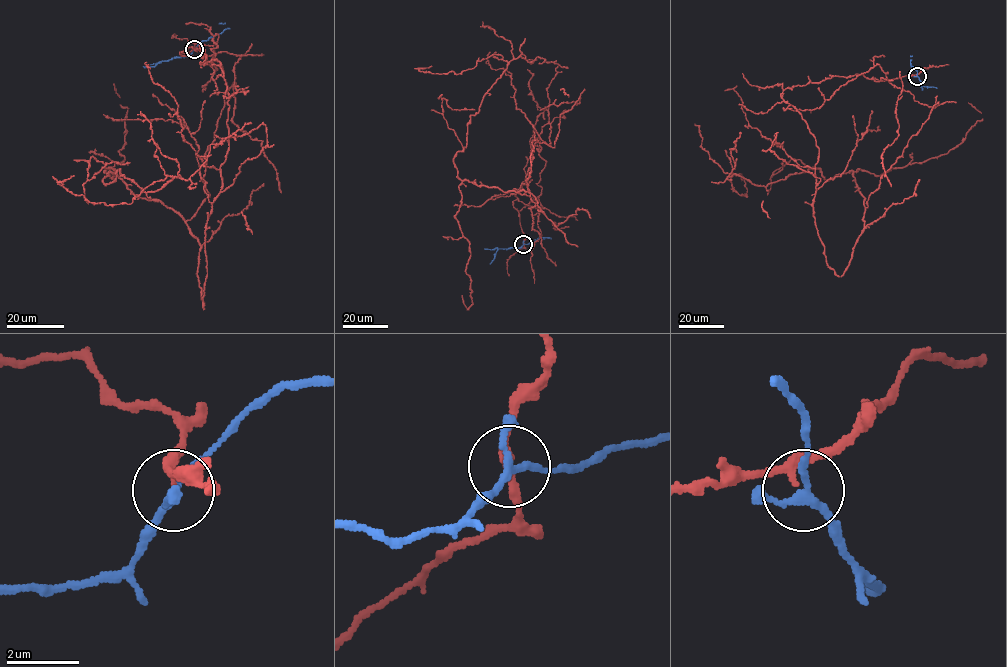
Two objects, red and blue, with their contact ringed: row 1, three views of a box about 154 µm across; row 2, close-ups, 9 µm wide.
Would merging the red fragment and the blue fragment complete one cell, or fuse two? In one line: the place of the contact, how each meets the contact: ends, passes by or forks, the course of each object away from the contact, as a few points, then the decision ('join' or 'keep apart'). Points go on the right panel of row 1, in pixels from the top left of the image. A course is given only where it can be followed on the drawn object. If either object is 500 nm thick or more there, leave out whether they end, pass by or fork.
(917, 76) | red passes by | blue forks | red via (916, 76), (780, 95), (841, 276), (853, 172), (730, 174), (747, 196), (739, 173) | blue via (917, 76), (921, 85), (937, 88) | keep apart

